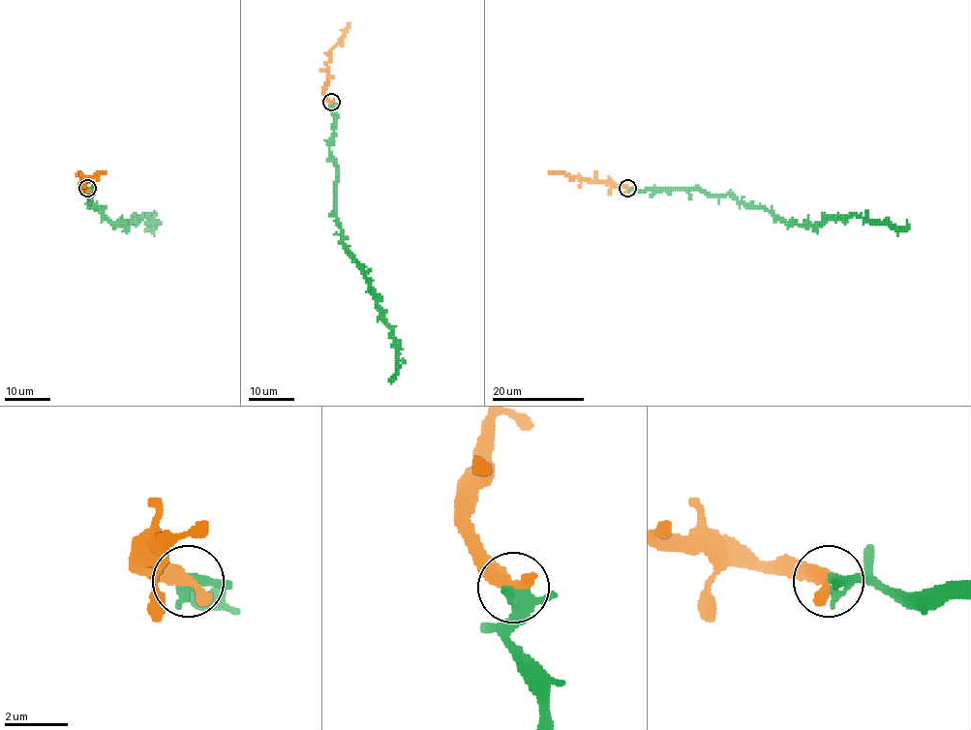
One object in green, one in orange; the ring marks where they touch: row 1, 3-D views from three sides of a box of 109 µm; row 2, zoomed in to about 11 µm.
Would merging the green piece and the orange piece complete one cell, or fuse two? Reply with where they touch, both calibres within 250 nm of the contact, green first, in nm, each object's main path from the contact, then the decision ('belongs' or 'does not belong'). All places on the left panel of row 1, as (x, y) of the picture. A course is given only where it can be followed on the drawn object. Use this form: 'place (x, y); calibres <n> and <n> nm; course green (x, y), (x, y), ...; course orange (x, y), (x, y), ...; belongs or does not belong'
place (87, 188); calibres 240 and 550 nm; course green (87, 188), (94, 190), (90, 201), (112, 223), (128, 224), (145, 216), (151, 227), (147, 219); course orange (87, 188), (81, 186), (85, 180), (104, 172); belongs

